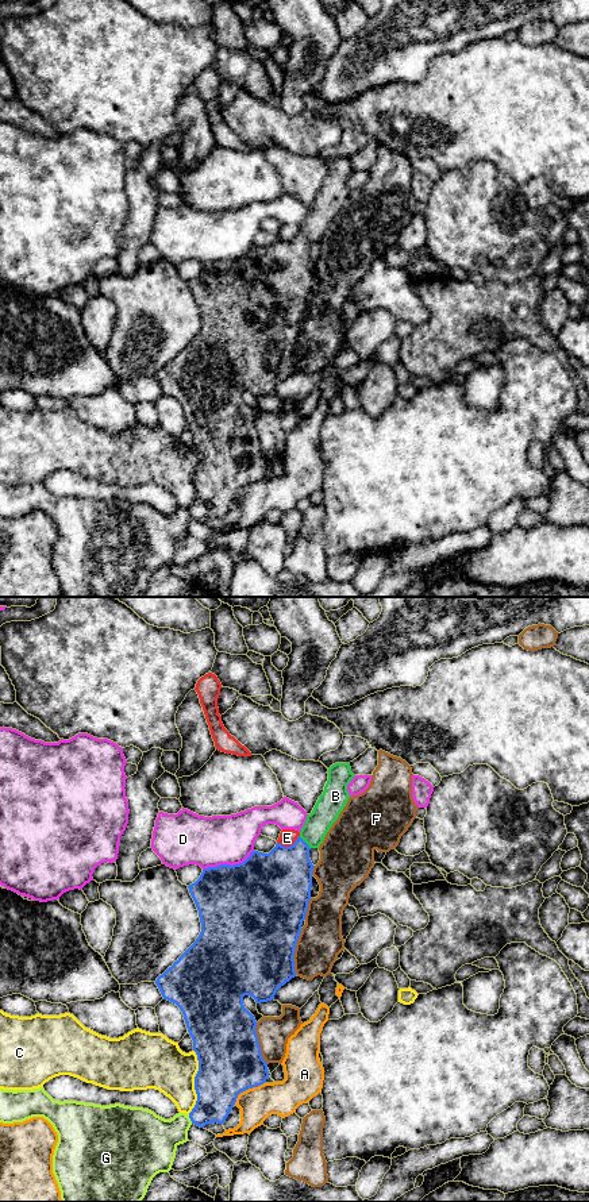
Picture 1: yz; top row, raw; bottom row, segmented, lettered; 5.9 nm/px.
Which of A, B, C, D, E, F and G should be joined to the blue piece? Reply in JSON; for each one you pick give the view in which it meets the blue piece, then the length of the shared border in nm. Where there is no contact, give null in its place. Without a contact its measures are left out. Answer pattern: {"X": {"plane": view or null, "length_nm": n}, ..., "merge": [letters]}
{"B": {"plane": "yz", "length_nm": 100}, "merge": ["B"]}

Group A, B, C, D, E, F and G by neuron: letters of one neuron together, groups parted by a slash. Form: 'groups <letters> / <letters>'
groups A / B / C / D / E / F / G

